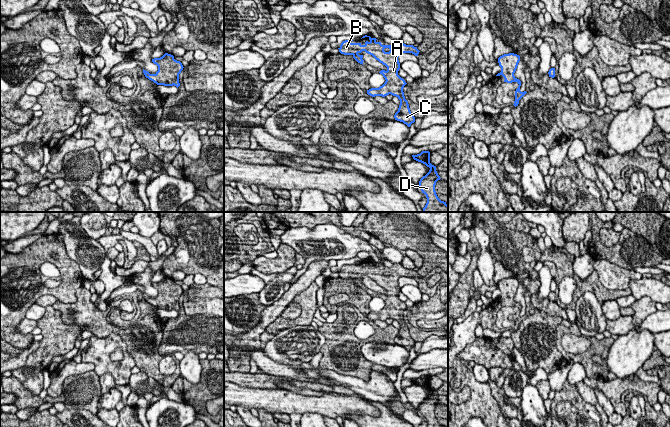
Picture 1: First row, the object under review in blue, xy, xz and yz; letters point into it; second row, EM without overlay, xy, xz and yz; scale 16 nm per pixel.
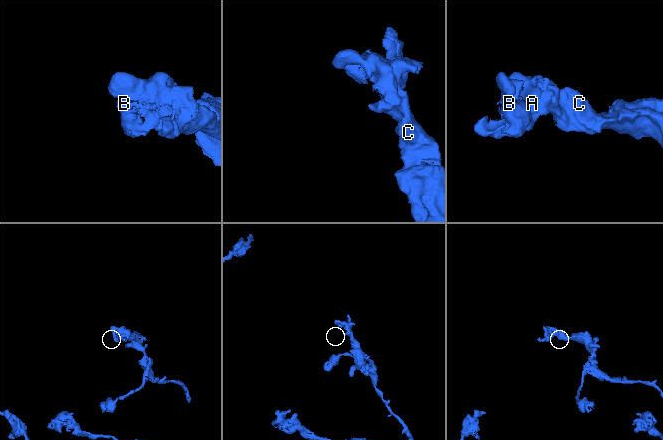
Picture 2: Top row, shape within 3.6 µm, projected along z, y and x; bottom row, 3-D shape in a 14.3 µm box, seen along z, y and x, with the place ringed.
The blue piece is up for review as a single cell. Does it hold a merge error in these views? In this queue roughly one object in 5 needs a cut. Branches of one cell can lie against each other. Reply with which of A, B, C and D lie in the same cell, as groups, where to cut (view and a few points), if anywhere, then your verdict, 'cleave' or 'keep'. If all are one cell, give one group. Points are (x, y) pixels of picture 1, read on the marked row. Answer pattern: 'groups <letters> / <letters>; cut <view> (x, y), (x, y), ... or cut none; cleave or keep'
groups A B C D; cut none; keep

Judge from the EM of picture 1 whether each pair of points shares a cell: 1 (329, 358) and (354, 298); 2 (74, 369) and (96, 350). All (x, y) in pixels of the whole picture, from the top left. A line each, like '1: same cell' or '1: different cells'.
1: different cells
2: different cells

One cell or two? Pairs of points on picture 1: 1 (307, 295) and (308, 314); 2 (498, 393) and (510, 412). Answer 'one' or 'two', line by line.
1: one
2: one

